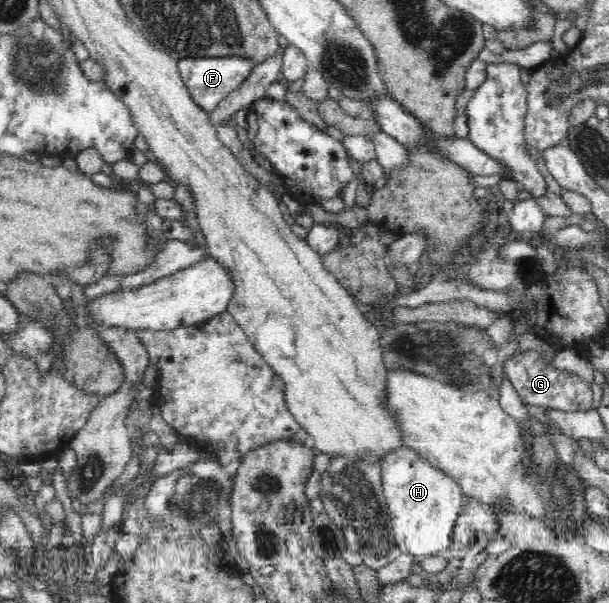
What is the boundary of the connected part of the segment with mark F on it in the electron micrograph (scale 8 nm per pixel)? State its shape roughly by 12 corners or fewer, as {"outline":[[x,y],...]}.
{"outline":[[243,55],[184,58],[180,75],[210,113],[257,65]]}

